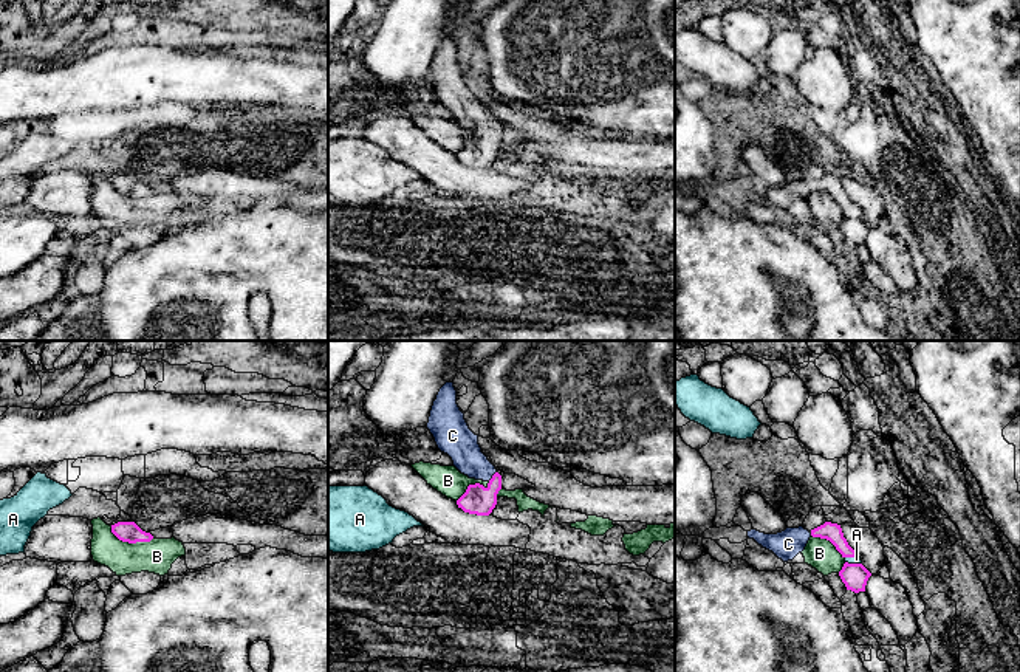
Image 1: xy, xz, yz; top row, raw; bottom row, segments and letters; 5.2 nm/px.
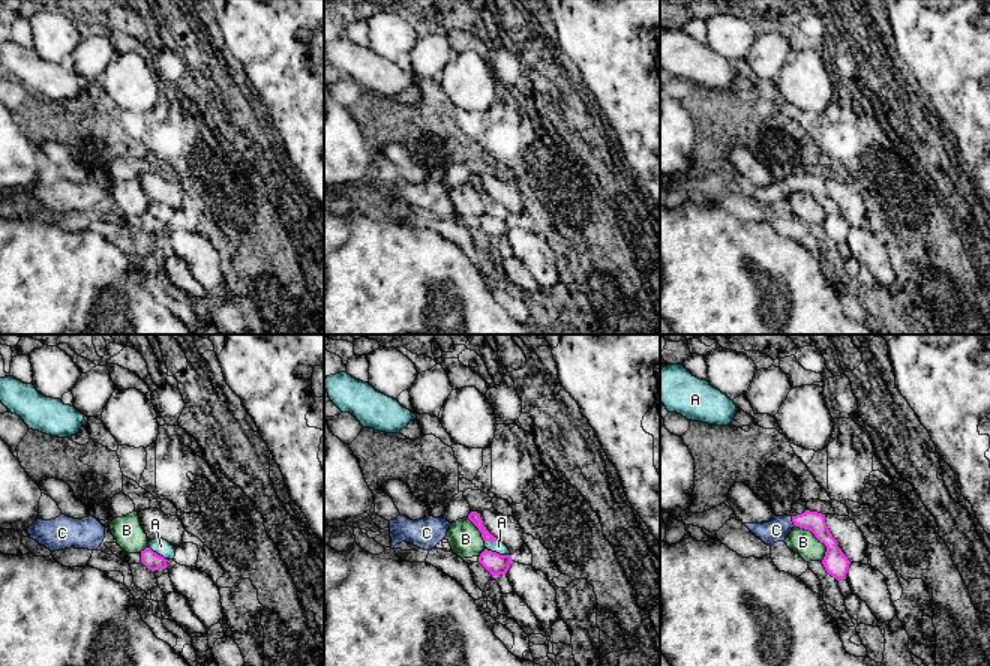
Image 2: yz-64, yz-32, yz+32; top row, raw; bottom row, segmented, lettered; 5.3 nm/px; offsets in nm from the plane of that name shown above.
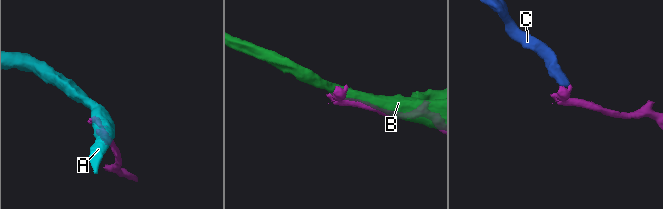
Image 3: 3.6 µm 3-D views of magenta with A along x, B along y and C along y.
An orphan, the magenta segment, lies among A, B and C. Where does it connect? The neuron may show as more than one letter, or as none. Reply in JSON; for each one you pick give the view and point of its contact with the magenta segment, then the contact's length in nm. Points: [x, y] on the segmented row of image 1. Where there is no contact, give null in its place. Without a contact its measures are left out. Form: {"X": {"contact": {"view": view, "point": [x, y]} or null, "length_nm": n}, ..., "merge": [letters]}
{"A": {"contact": {"view": "yz", "point": [853, 564]}, "length_nm": 90}, "C": {"contact": {"view": "xz", "point": [492, 476]}, "length_nm": 70}, "merge": ["A", "C"]}

